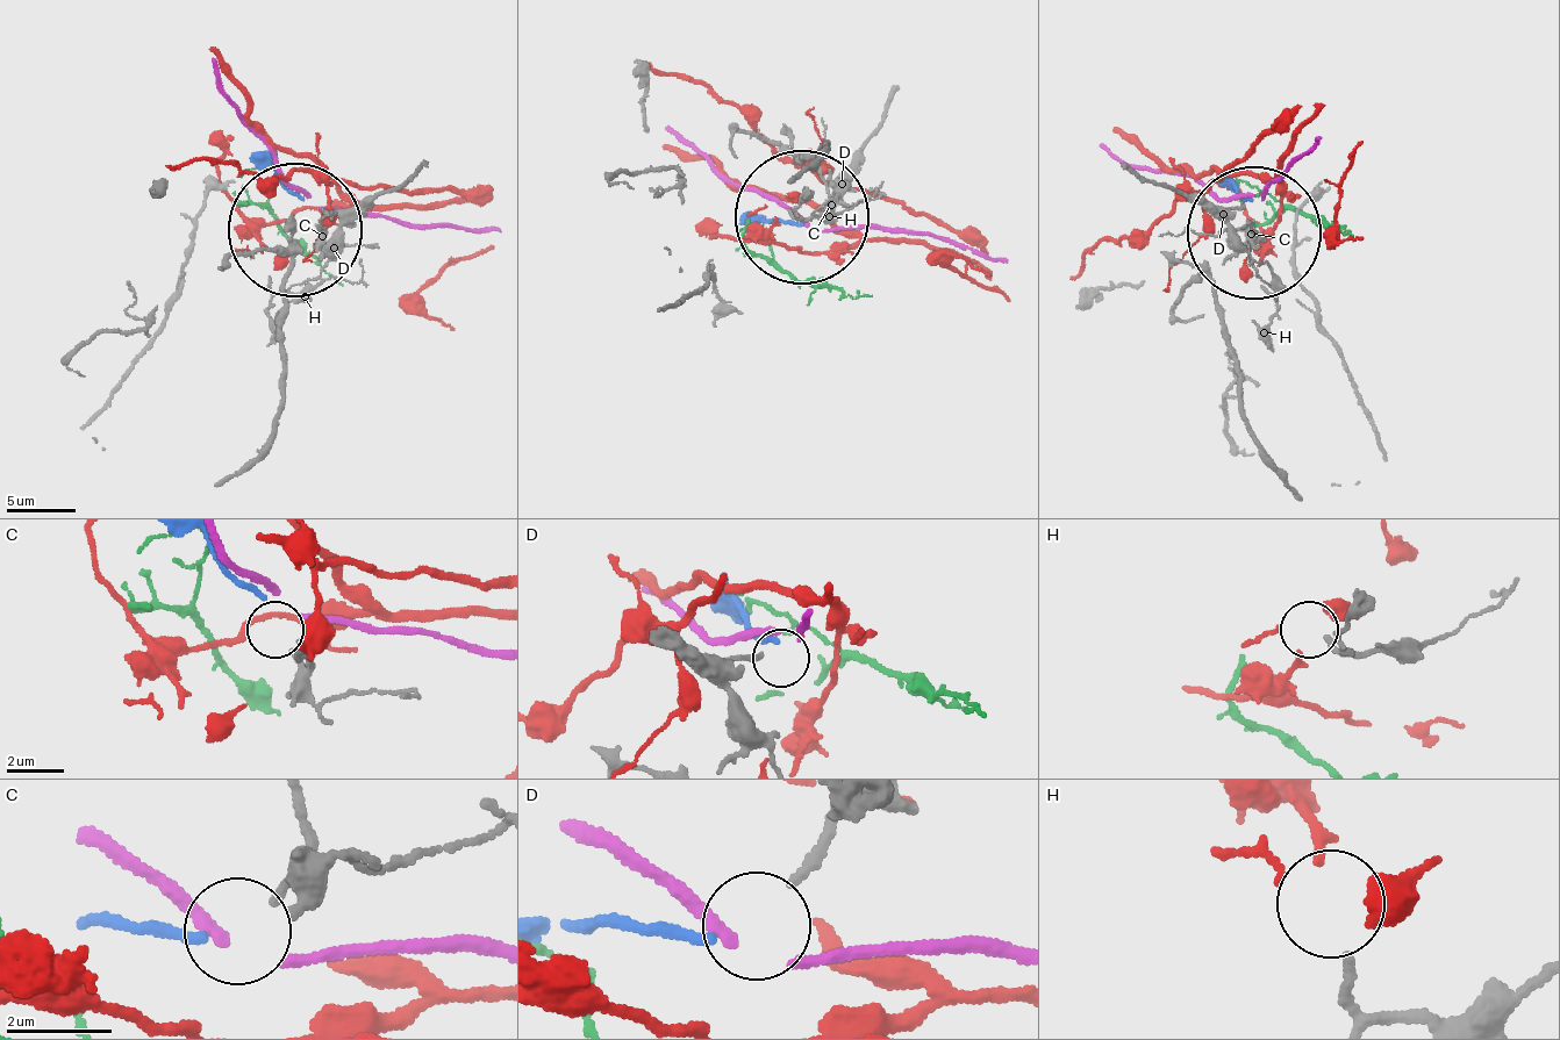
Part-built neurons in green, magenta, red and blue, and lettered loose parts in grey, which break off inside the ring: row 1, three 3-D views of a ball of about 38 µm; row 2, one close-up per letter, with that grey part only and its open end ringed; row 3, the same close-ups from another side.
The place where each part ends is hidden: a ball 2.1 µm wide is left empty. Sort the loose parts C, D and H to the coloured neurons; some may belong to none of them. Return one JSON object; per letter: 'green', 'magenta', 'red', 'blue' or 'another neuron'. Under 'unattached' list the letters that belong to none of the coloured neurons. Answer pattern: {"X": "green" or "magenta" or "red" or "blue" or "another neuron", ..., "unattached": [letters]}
{"C": "another neuron", "D": "blue", "H": "red", "unattached": ["C"]}

